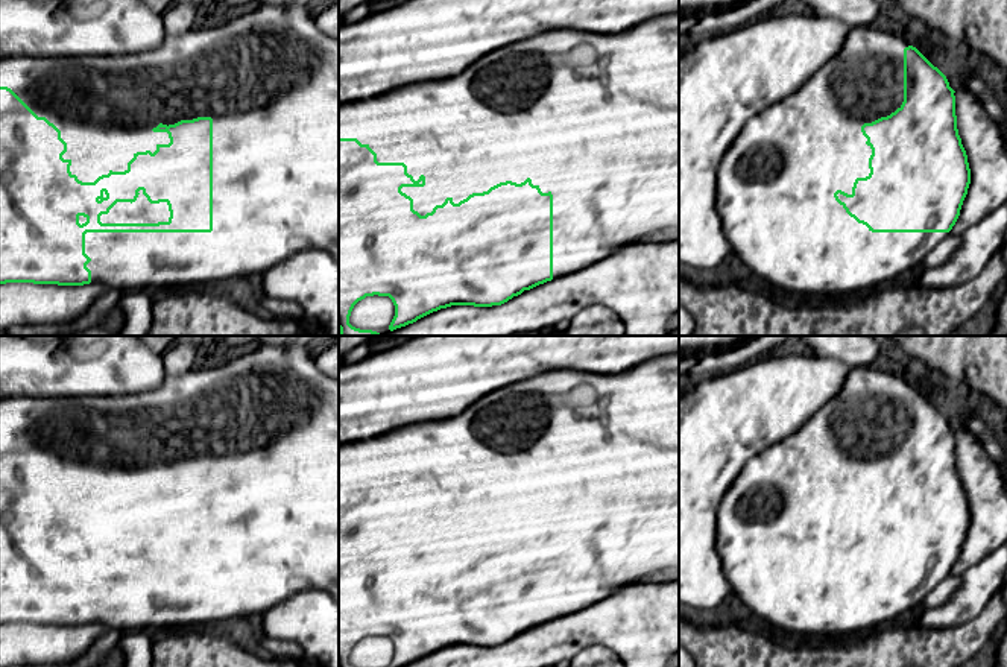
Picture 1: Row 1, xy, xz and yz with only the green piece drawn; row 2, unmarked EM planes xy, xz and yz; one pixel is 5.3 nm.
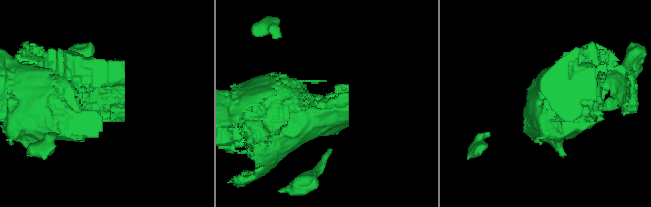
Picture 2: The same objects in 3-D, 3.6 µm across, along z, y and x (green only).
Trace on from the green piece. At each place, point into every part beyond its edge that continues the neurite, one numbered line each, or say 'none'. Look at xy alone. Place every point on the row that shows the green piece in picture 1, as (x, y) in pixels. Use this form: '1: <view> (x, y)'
1: xy (269, 79)

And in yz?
1: yz (775, 186)

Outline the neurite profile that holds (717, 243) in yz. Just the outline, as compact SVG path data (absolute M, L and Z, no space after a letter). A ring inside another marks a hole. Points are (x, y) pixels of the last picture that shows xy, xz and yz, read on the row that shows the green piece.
M766 15L702 40L679 56L679 263L683 267L712 272L732 252L717 211L717 170L743 126L796 93L840 52L849 30L832 17Z

